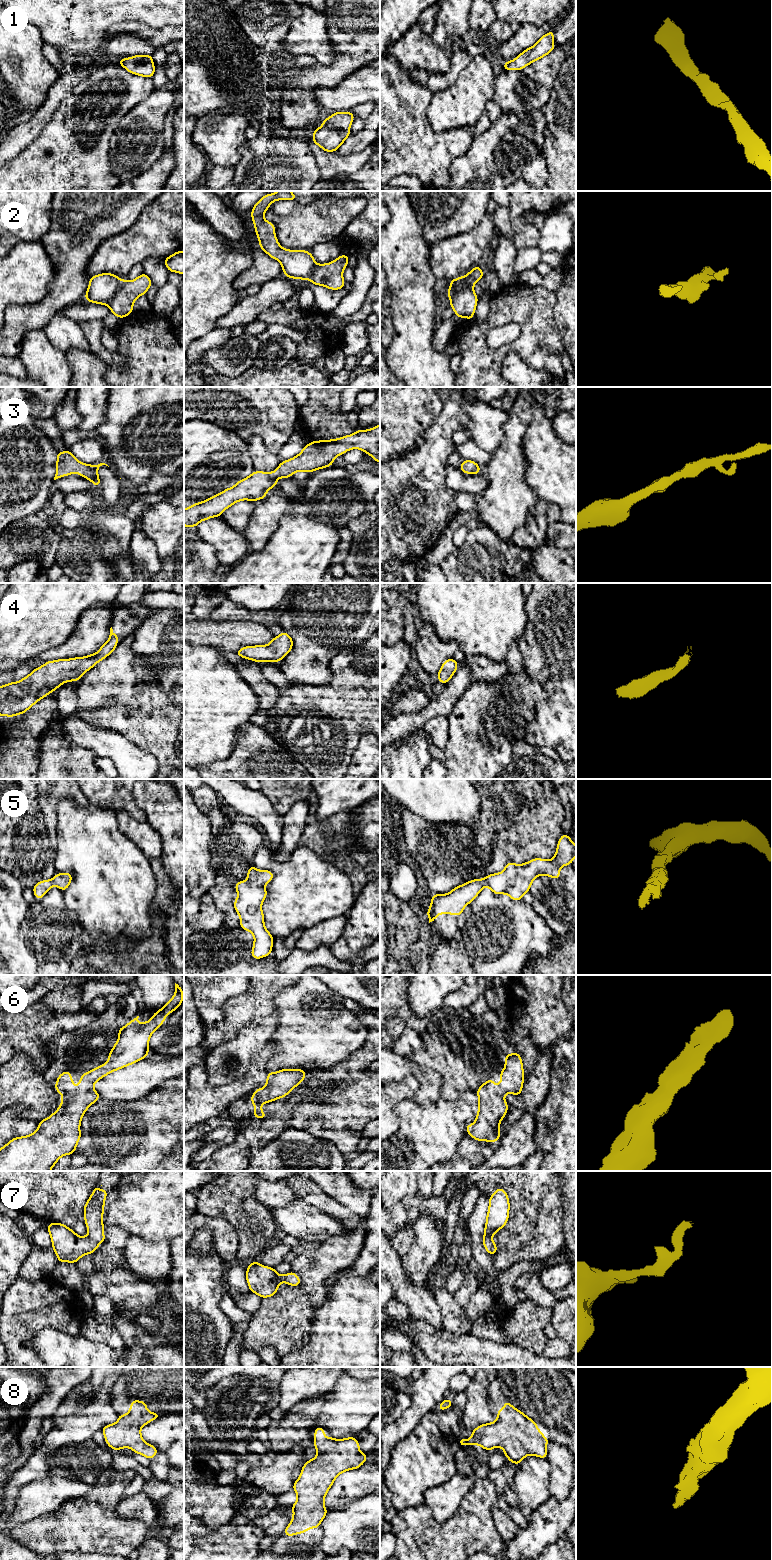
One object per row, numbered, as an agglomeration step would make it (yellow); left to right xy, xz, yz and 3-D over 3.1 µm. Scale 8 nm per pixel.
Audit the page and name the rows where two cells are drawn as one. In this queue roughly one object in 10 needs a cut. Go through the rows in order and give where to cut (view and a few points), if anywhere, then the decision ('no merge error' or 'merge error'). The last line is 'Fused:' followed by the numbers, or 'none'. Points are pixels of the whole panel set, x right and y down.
1: no cut | no merge error
2: no cut | no merge error
3: no cut | no merge error
4: no cut | no merge error
5: no cut | no merge error
6: no cut | no merge error
7: no cut | no merge error
8: no cut | no merge error
Fused: none

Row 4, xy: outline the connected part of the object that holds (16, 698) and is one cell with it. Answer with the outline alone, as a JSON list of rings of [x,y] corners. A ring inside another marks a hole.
[[[111,627],[108,641],[100,647],[98,652],[84,657],[47,661],[20,681],[0,686],[0,716],[13,717],[23,714],[39,700],[54,692],[63,683],[78,681],[88,670],[114,652],[118,645],[118,639],[119,637]]]

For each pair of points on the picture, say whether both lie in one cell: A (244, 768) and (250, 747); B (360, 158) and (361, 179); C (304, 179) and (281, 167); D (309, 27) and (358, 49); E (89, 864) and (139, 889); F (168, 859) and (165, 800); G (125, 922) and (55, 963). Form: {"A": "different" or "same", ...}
{"A": "same", "B": "different", "C": "same", "D": "different", "E": "same", "F": "same", "G": "different"}

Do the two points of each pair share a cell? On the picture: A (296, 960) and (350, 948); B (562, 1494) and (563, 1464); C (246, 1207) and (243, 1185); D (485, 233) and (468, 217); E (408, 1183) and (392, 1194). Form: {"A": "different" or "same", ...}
{"A": "different", "B": "same", "C": "same", "D": "different", "E": "same"}

